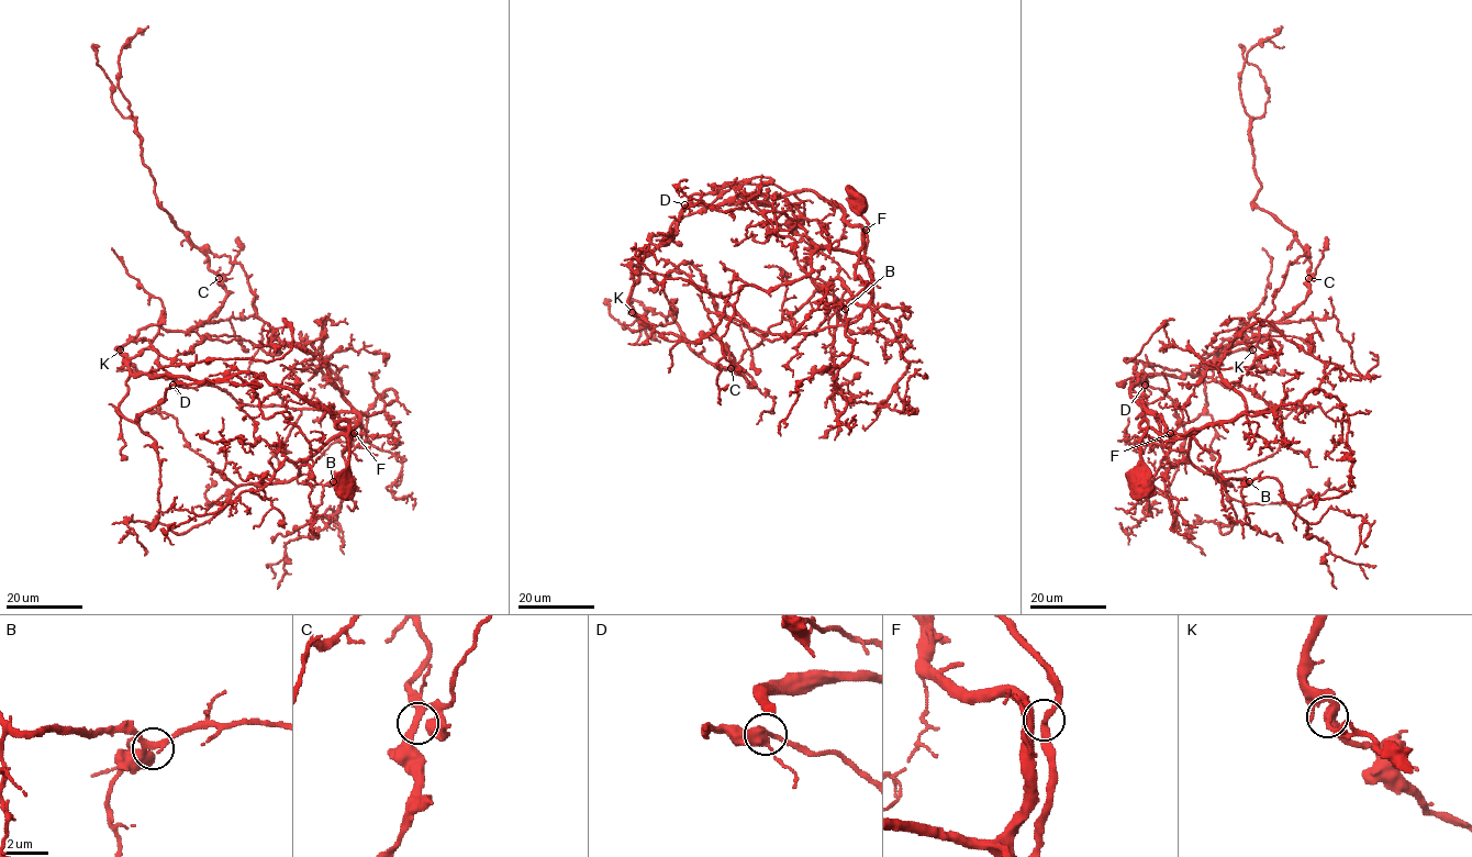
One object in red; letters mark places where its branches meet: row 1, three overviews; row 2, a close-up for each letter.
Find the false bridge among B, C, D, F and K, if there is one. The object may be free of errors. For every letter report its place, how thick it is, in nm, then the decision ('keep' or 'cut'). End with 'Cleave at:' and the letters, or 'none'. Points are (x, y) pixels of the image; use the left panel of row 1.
B: at (333, 481); 240 nm thick; keep
C: at (219, 278); 280 nm thick; keep
D: at (173, 385); 280 nm thick; keep
F: at (354, 433); 240 nm thick; keep
K: at (120, 349); 340 nm thick; keep
Cleave at: none

